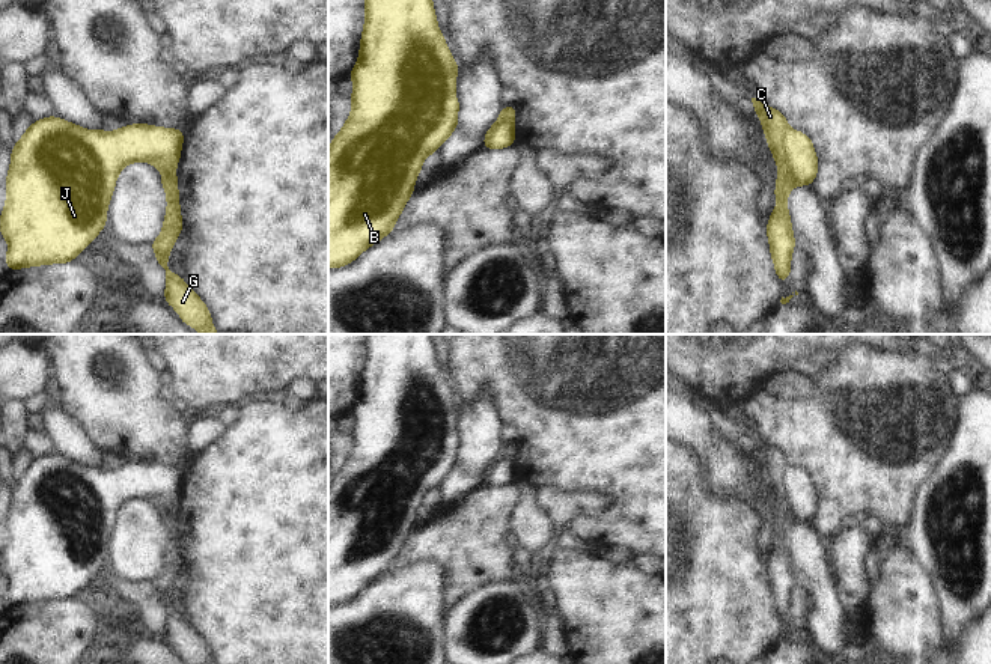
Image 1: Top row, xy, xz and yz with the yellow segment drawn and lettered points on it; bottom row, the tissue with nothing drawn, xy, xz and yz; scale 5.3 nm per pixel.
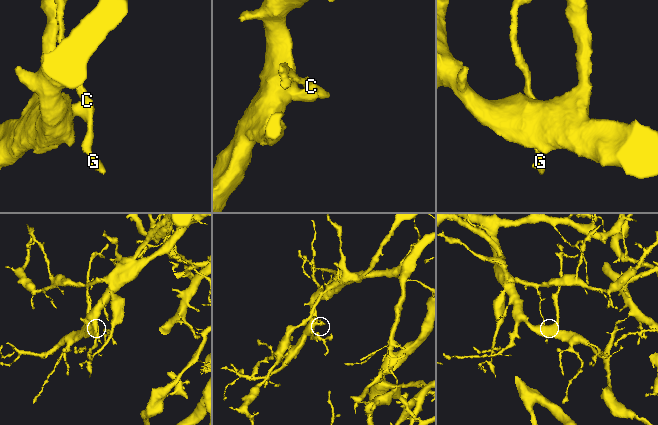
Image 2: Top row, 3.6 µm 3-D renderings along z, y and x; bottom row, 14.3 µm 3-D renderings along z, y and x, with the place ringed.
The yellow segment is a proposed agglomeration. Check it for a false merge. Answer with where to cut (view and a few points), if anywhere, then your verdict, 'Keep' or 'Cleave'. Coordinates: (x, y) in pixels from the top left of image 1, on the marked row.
Split along yz (786, 127), (785, 167), (795, 184). Cleave.

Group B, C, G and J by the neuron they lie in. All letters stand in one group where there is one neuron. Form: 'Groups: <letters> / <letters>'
Groups: B J / C G.

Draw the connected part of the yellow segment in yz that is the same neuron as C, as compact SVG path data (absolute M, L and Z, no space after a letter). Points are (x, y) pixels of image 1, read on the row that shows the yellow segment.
M752 98L752 102L762 122L771 154L779 166L774 191L777 208L773 211L767 224L767 235L770 238L770 251L776 267L776 274L782 285L785 285L791 271L791 253L795 247L791 217L786 208L786 196L797 185L791 172L786 169L785 131L788 128L788 120L780 111L767 107L761 99Z

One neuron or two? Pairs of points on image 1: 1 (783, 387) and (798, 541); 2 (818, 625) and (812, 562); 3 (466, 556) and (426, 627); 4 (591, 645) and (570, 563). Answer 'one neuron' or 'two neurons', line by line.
1: two neurons
2: one neuron
3: two neurons
4: one neuron

